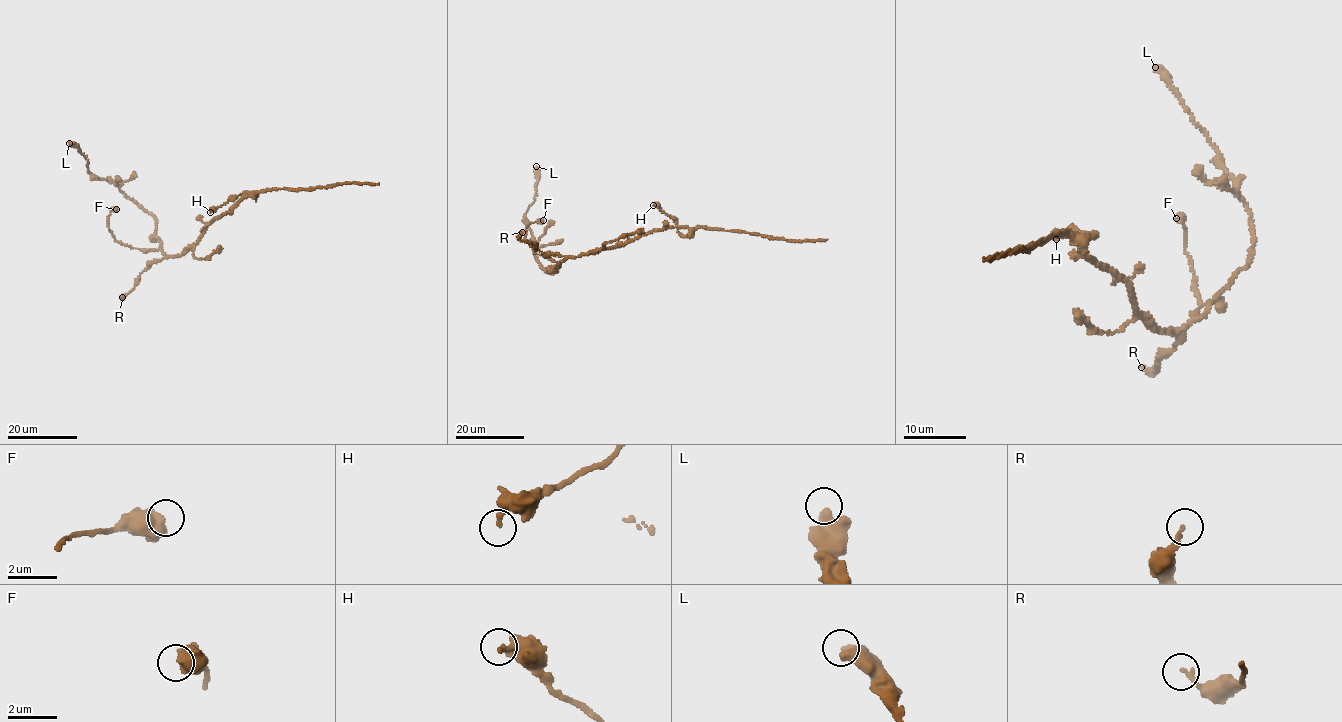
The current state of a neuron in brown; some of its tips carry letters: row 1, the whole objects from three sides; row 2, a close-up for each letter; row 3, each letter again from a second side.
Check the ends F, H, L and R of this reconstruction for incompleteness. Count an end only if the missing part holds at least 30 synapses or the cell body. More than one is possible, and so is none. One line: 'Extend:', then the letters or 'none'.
Extend: none

